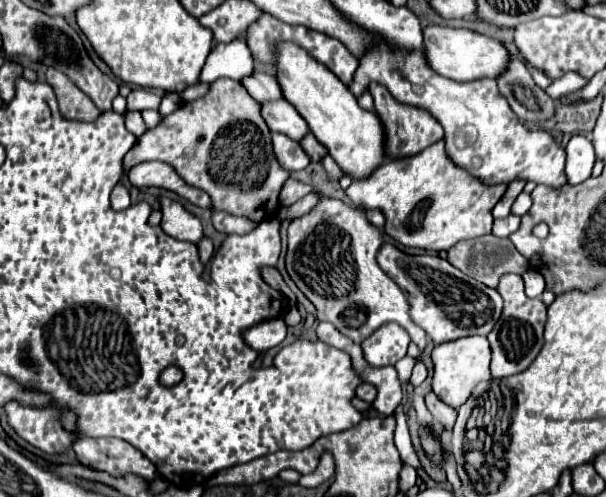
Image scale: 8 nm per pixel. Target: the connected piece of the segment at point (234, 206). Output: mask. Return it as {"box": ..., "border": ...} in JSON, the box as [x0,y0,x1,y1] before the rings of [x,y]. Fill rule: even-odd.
{"box":[123,78,289,224],"border":[[[219,78],[219,80],[211,82],[209,92],[205,96],[191,100],[191,102],[183,102],[175,112],[165,116],[157,128],[147,130],[137,140],[135,148],[127,152],[127,156],[123,160],[125,172],[129,168],[133,168],[135,164],[141,164],[147,160],[159,160],[159,162],[171,164],[189,186],[197,186],[199,190],[205,190],[211,196],[211,206],[217,212],[245,216],[257,224],[263,222],[265,218],[267,220],[275,218],[277,208],[279,208],[279,192],[281,192],[285,180],[289,178],[289,172],[279,166],[279,162],[273,154],[271,132],[269,132],[265,120],[261,118],[261,104],[255,102],[245,92],[245,88],[241,88],[241,84],[231,78]],[[265,164],[267,164],[267,178],[263,180],[263,184],[255,184],[255,180],[265,176]]]}

